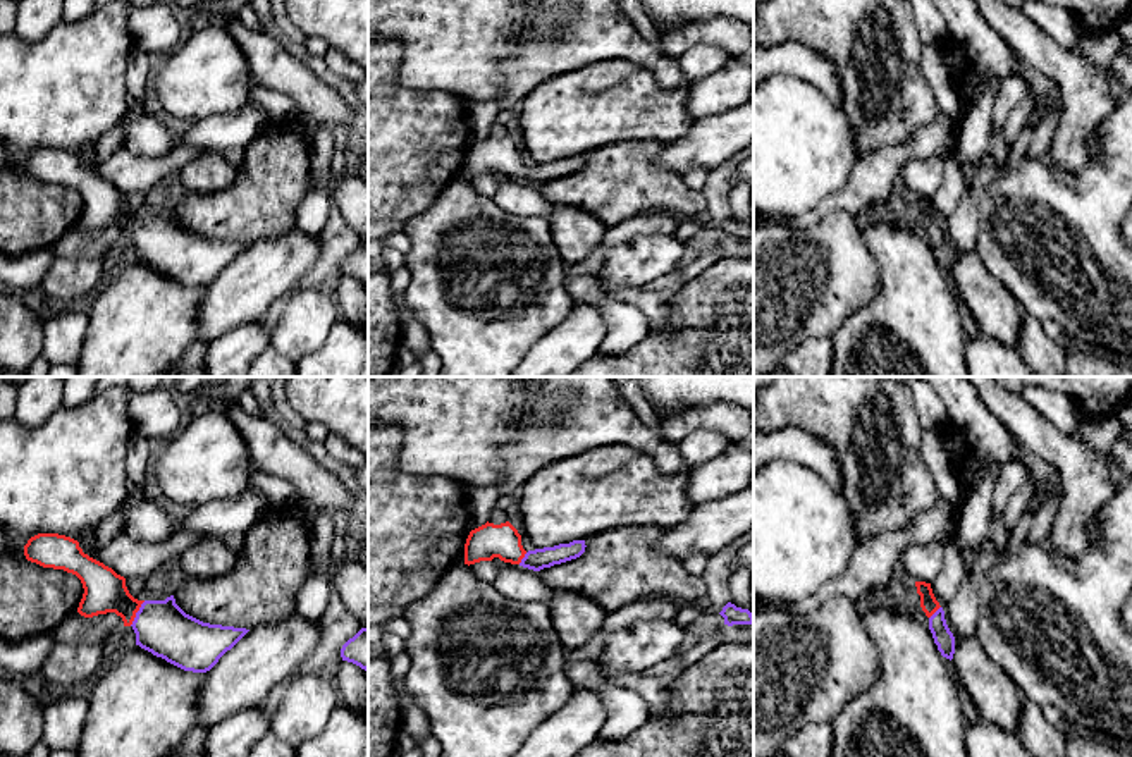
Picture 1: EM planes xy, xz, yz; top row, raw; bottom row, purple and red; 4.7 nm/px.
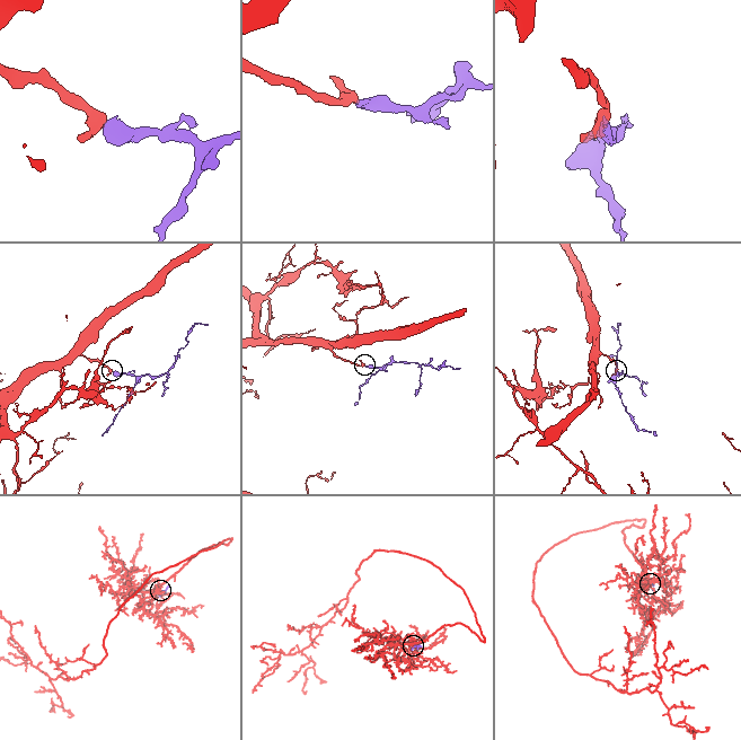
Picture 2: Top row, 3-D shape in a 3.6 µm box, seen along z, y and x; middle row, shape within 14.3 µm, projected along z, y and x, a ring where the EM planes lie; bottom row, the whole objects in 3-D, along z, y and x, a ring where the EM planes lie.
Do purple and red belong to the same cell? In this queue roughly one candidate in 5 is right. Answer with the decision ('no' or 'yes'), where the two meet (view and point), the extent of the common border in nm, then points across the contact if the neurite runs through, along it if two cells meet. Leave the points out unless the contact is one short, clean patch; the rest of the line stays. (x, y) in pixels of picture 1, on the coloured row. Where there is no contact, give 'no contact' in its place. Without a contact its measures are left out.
yes; meets purple in xy at (136, 613); contact 140 nm long; runs through xy (162, 628), (136, 613), (105, 590)

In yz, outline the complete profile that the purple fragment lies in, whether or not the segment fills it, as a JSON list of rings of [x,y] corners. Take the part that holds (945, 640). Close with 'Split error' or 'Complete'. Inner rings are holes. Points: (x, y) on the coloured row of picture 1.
[[[915,582],[915,587],[917,594],[920,595],[920,607],[929,618],[929,630],[934,643],[938,645],[941,655],[951,661],[955,654],[955,637],[946,625],[944,611],[936,600],[931,583]]]. Split error

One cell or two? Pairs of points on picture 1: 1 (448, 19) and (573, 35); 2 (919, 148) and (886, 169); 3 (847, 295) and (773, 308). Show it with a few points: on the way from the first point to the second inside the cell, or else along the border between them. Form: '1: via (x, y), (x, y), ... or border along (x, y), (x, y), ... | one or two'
1: via (479, 18), (542, 18) | one
2: via (910, 150), (895, 160) | one
3: via (828, 295), (792, 295) | one

